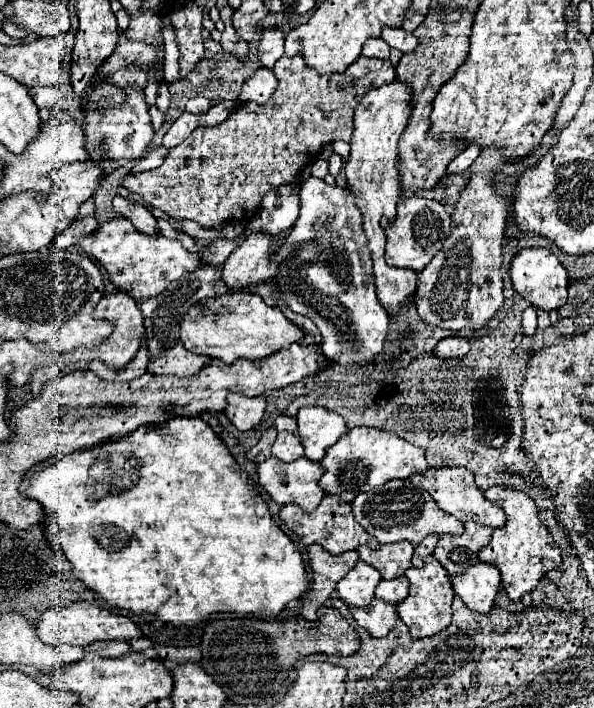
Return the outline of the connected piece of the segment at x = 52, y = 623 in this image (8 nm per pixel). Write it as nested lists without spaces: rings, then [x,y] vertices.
[[[80,601],[44,611],[40,615],[38,623],[36,623],[36,635],[46,645],[54,645],[54,647],[58,647],[62,643],[86,647],[86,645],[96,643],[96,641],[110,641],[110,639],[112,641],[132,641],[132,639],[140,639],[142,631],[138,629],[136,623],[130,621],[128,616],[110,613],[108,609],[104,609],[104,607],[100,607],[92,601]]]

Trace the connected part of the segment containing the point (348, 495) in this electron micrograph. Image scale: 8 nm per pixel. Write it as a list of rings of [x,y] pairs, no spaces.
[[[354,427],[344,433],[336,445],[326,449],[324,459],[320,461],[324,467],[324,475],[320,485],[326,493],[338,495],[344,501],[352,503],[358,493],[370,491],[374,487],[384,485],[392,479],[408,479],[414,473],[424,473],[428,463],[424,459],[424,451],[400,439],[396,433],[372,429],[372,427]]]

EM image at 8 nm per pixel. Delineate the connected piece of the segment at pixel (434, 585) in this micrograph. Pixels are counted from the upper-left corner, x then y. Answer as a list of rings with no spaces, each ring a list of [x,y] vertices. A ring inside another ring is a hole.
[[[430,555],[424,561],[422,569],[414,569],[410,567],[404,573],[410,581],[410,593],[408,597],[396,605],[400,619],[408,625],[412,639],[422,639],[422,637],[430,637],[436,635],[438,631],[446,629],[452,621],[452,599],[454,599],[454,591],[450,585],[450,575],[446,573],[446,569]]]

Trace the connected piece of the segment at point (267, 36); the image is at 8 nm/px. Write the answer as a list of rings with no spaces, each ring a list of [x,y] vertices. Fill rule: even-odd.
[[[264,29],[262,39],[258,41],[258,61],[262,67],[272,69],[284,55],[284,37],[286,33],[282,29]]]

